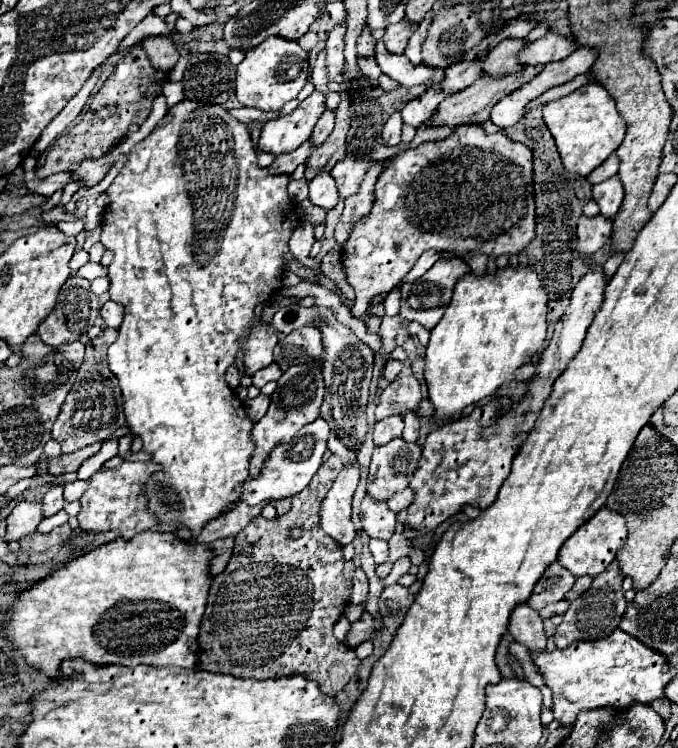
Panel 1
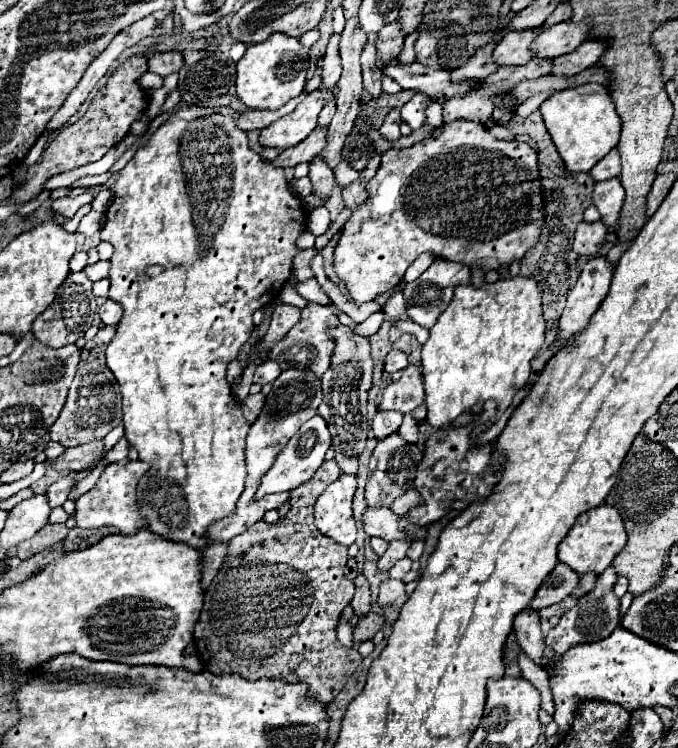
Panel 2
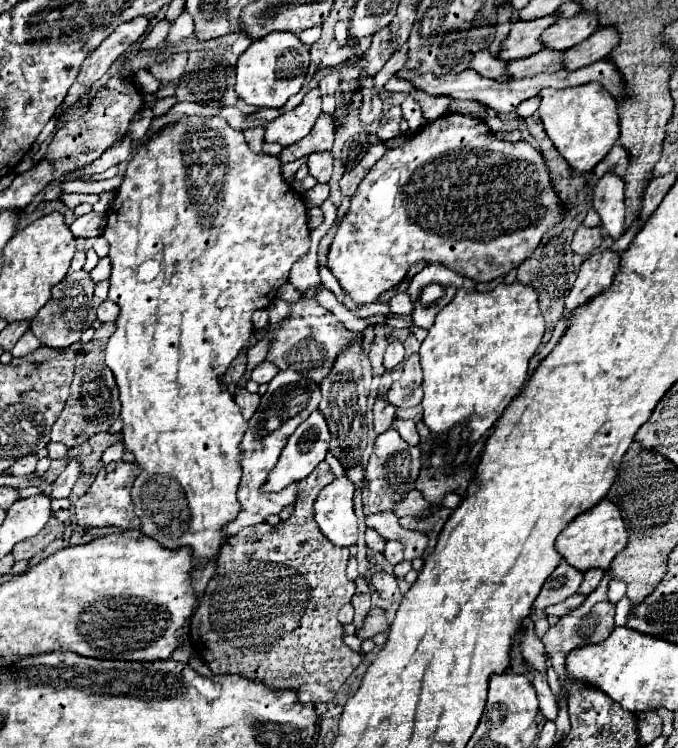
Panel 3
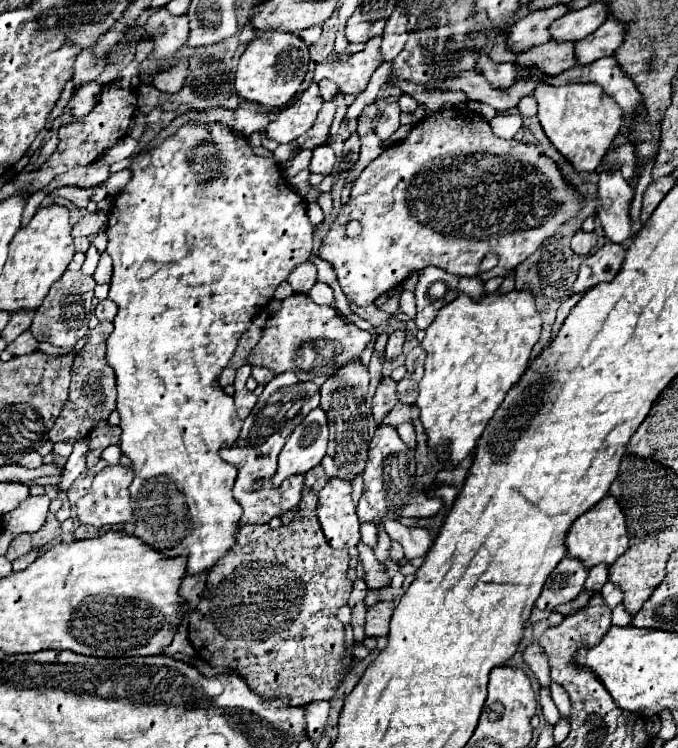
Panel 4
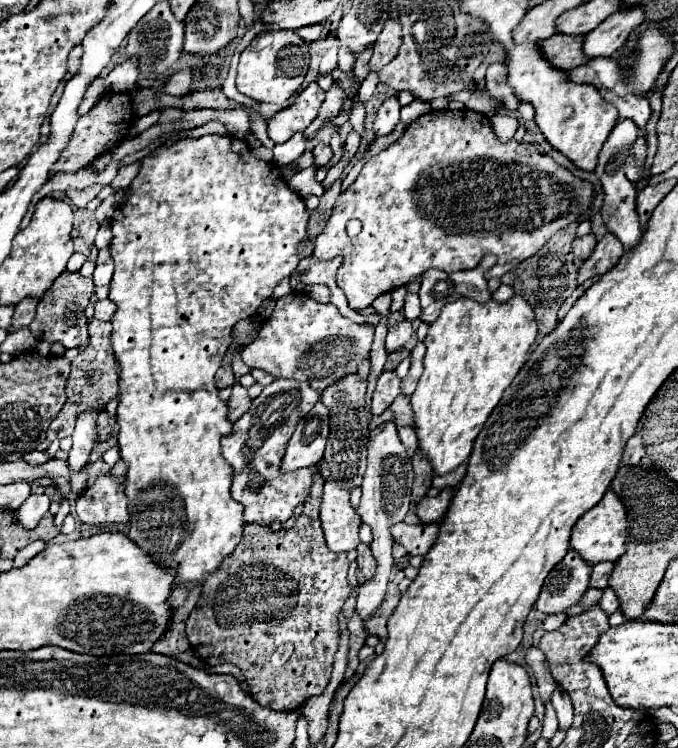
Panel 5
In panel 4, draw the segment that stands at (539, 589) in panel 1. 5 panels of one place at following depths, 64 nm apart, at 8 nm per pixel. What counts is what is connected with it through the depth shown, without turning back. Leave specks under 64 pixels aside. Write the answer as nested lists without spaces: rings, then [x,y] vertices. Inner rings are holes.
[[[566,556],[546,578],[540,598],[536,600],[538,610],[554,610],[560,604],[572,602],[582,590],[588,578],[588,568],[578,560]]]

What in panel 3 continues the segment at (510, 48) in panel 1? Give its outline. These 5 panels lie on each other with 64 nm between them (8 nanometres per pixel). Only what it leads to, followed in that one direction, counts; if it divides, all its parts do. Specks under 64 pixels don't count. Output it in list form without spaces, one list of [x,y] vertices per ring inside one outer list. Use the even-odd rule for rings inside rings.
[[[548,14],[542,18],[534,18],[534,20],[512,22],[512,30],[508,38],[502,42],[502,50],[498,58],[510,62],[516,58],[530,56],[532,52],[538,52],[540,48],[544,48],[544,42],[540,40],[542,32],[556,20],[558,20],[558,14]]]

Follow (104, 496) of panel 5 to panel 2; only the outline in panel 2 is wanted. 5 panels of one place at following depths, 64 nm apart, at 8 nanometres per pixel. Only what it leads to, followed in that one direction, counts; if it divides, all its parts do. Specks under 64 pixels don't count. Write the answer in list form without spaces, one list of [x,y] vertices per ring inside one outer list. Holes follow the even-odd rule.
[[[120,460],[114,464],[108,464],[98,482],[94,484],[92,490],[82,494],[76,500],[76,526],[80,528],[102,528],[102,526],[116,526],[122,534],[134,534],[142,528],[146,528],[146,520],[138,512],[138,502],[136,502],[136,484],[140,476],[148,470],[148,464],[136,460]]]

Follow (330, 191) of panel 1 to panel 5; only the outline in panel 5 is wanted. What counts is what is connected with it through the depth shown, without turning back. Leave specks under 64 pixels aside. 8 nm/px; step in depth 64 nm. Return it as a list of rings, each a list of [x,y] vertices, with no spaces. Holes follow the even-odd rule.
[[[318,142],[318,144],[314,146],[312,154],[314,154],[314,158],[316,158],[316,160],[314,160],[316,166],[324,166],[324,164],[328,164],[328,160],[332,158],[332,150],[330,150],[330,146],[324,144],[324,142]]]

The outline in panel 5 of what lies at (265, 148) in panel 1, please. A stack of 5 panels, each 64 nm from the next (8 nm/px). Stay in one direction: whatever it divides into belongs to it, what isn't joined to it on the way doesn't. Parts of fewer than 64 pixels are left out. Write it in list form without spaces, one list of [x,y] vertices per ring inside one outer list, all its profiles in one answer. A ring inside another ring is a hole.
[[[312,82],[304,88],[290,106],[282,108],[270,122],[268,122],[268,136],[274,142],[286,142],[292,138],[294,132],[306,130],[318,116],[318,108],[324,102],[324,90]]]

